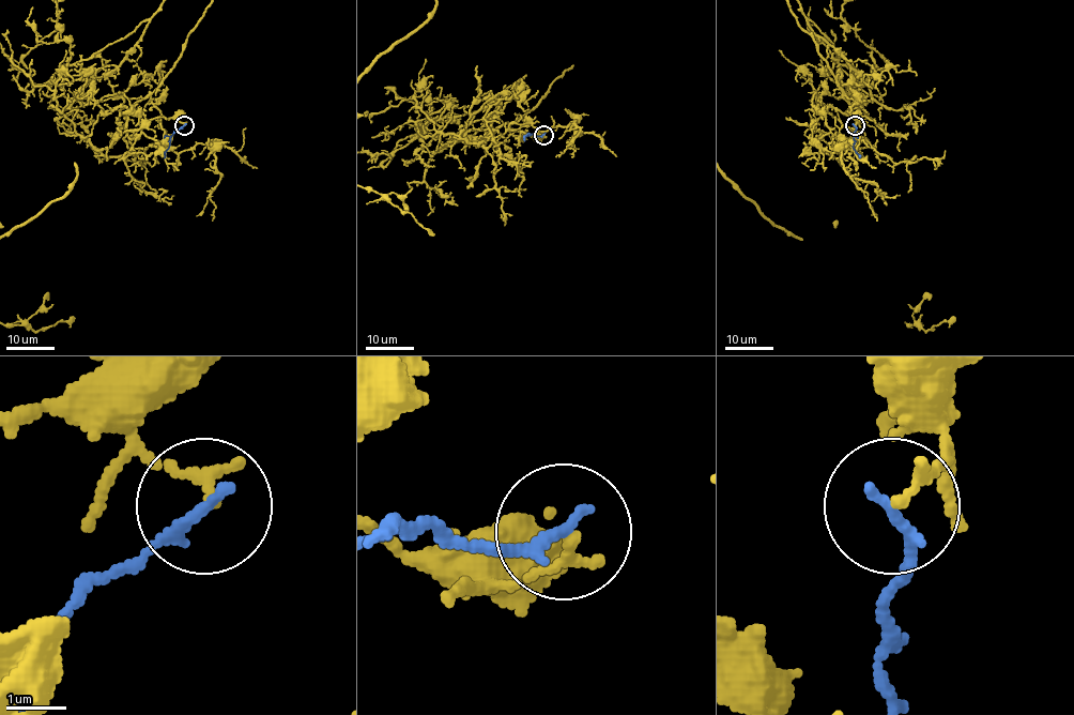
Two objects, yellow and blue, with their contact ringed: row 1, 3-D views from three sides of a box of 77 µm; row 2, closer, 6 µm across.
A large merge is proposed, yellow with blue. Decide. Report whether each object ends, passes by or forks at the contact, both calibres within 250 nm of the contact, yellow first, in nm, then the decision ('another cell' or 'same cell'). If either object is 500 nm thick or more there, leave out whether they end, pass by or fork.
yellow ends | blue ends | 190/200 nm | another cell

